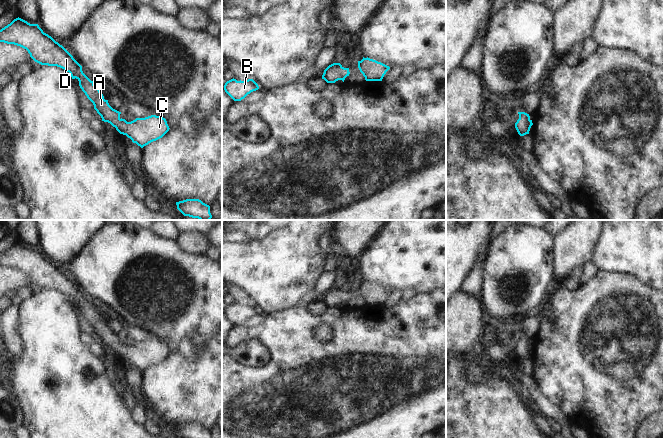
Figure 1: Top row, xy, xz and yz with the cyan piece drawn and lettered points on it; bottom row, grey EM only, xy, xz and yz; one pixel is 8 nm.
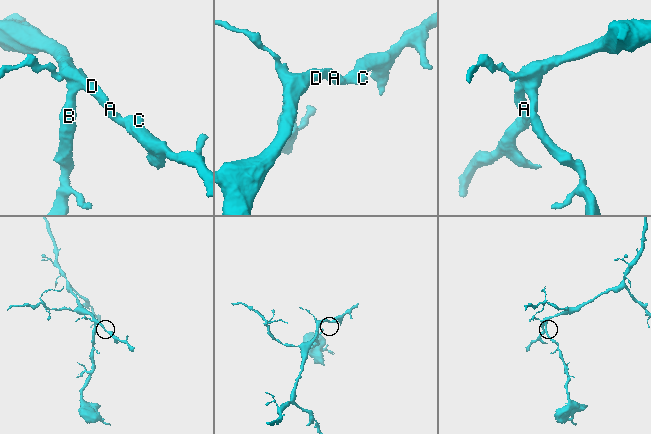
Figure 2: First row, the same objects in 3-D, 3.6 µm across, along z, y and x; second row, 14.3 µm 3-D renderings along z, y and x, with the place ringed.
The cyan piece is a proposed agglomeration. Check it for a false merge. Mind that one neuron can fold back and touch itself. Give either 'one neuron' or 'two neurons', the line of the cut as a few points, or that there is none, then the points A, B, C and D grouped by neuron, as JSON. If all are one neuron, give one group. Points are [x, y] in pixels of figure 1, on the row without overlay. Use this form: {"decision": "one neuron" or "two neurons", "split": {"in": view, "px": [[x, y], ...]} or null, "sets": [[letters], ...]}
{"decision": "one neuron", "split": null, "sets": [["A", "B", "C", "D"]]}

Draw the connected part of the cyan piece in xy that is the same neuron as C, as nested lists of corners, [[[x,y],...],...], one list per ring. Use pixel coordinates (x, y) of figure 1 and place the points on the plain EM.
[[[18,241],[0,254],[0,266],[26,273],[30,281],[41,289],[57,290],[69,296],[72,303],[79,305],[80,312],[93,327],[102,345],[110,347],[141,372],[162,362],[169,355],[166,343],[161,340],[151,339],[131,346],[122,343],[121,336],[109,329],[94,306],[83,297],[82,290],[62,269],[44,257],[38,248],[30,248]]]

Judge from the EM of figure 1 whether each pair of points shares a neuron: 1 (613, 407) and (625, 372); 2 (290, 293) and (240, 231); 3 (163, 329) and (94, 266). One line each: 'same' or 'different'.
1: same
2: same
3: same

